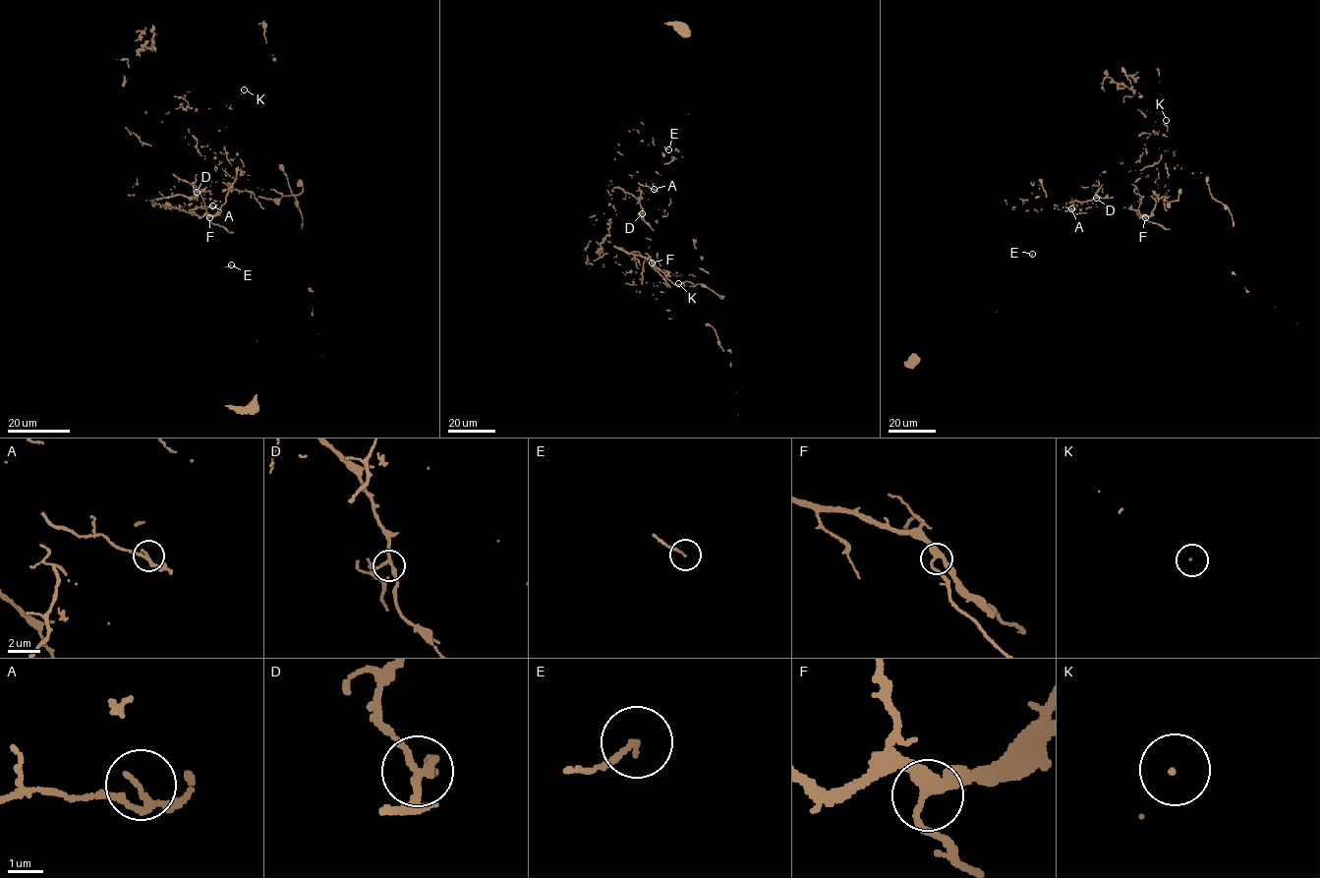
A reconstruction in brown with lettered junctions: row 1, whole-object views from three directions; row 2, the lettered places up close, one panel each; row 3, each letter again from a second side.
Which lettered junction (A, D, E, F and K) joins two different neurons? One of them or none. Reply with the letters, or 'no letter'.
A

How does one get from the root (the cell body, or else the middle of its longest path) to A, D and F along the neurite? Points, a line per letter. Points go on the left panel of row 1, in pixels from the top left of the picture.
A: (251, 404), (257, 341), (225, 266), (230, 264), (212, 205)
D: (251, 404), (257, 341), (225, 266), (230, 264), (191, 198), (197, 192)
F: (251, 404), (257, 341), (225, 266), (230, 264), (191, 198), (209, 191), (192, 184), (201, 190), (209, 217)

